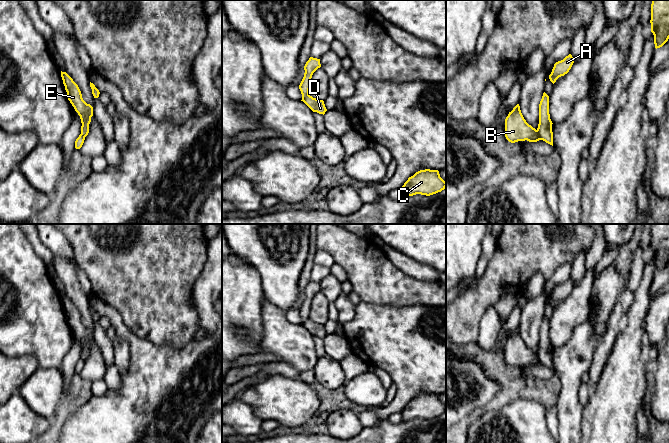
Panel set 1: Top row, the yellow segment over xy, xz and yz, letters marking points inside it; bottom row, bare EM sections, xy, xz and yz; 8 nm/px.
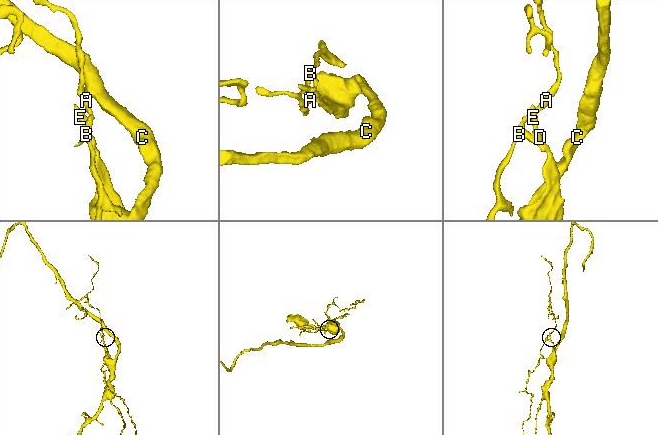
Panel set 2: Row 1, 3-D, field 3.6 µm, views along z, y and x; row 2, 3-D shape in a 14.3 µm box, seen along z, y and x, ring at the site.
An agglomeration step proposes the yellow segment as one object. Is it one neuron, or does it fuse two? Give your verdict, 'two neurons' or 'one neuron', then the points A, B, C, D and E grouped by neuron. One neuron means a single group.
two neurons; A B / C D E

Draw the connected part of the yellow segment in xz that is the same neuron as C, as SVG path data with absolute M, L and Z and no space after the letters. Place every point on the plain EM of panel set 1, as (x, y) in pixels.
M420 394L409 401L401 414L404 421L416 418L430 420L446 412L446 406L440 401L438 394Z

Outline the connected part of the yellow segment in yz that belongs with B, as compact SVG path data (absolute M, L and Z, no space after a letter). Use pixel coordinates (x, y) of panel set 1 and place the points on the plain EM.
M517 328L505 343L505 361L511 366L542 364L535 352L524 343L519 328Z

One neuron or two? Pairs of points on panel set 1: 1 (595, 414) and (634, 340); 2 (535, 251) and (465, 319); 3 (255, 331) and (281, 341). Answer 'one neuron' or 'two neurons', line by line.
1: one neuron
2: one neuron
3: two neurons

